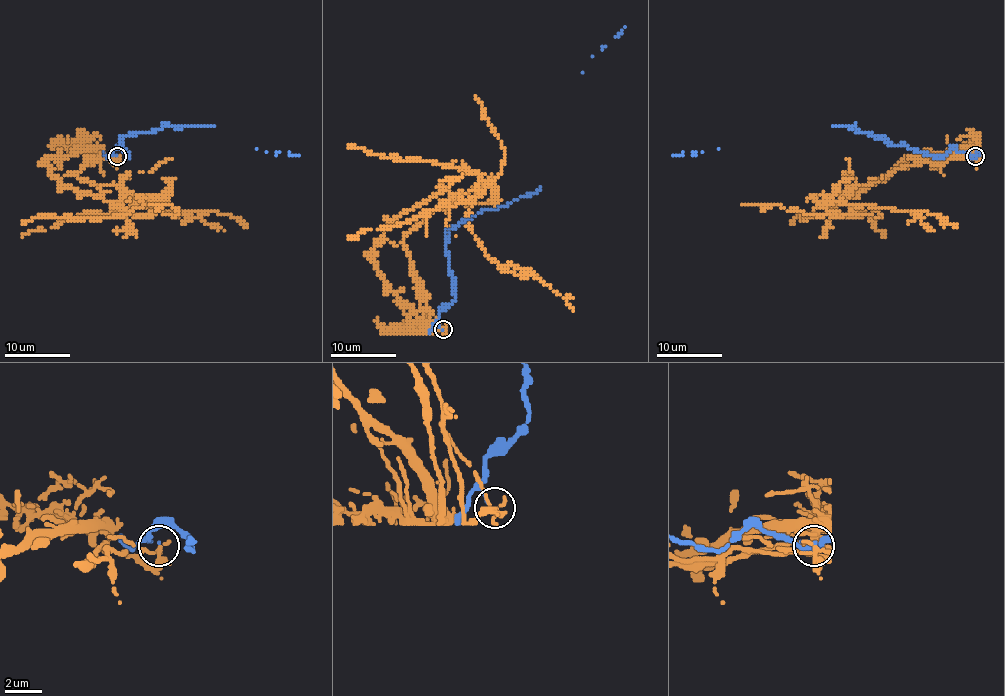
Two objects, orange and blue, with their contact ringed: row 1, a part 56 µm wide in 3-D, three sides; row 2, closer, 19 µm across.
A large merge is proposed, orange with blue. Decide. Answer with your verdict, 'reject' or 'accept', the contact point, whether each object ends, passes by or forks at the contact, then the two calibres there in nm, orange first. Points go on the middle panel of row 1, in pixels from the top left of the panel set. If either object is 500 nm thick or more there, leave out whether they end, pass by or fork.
reject | (443, 329) | orange passes by | blue ends | 260/140 nm

